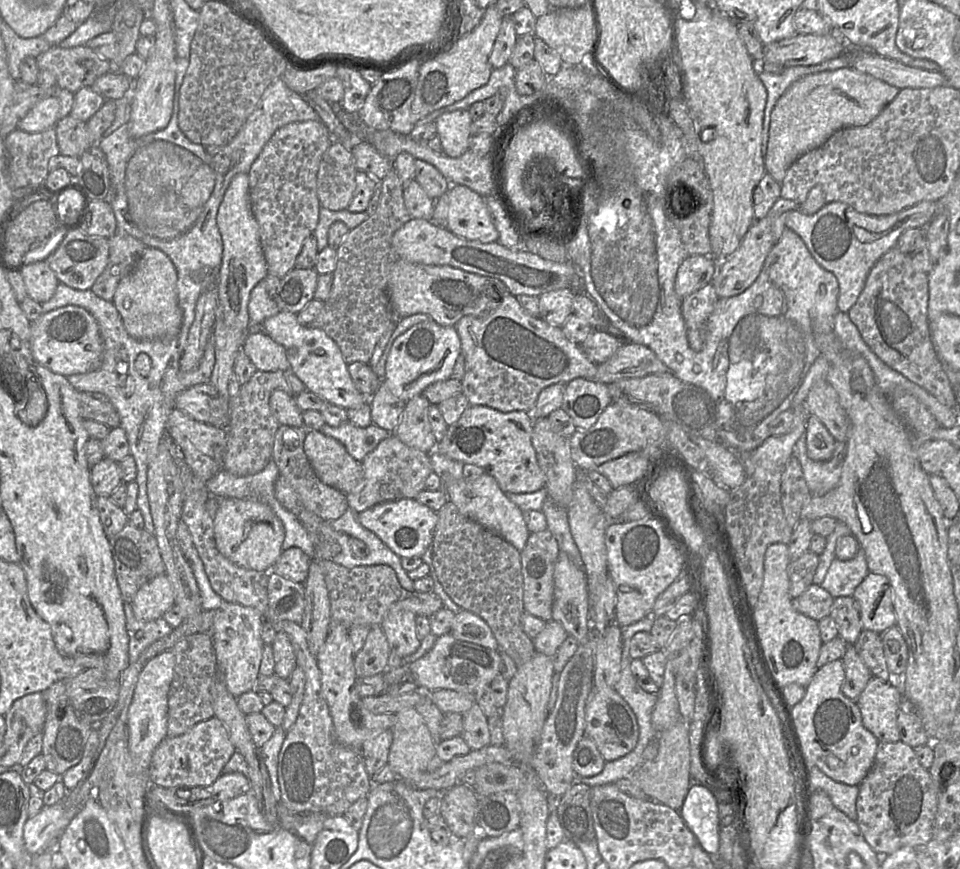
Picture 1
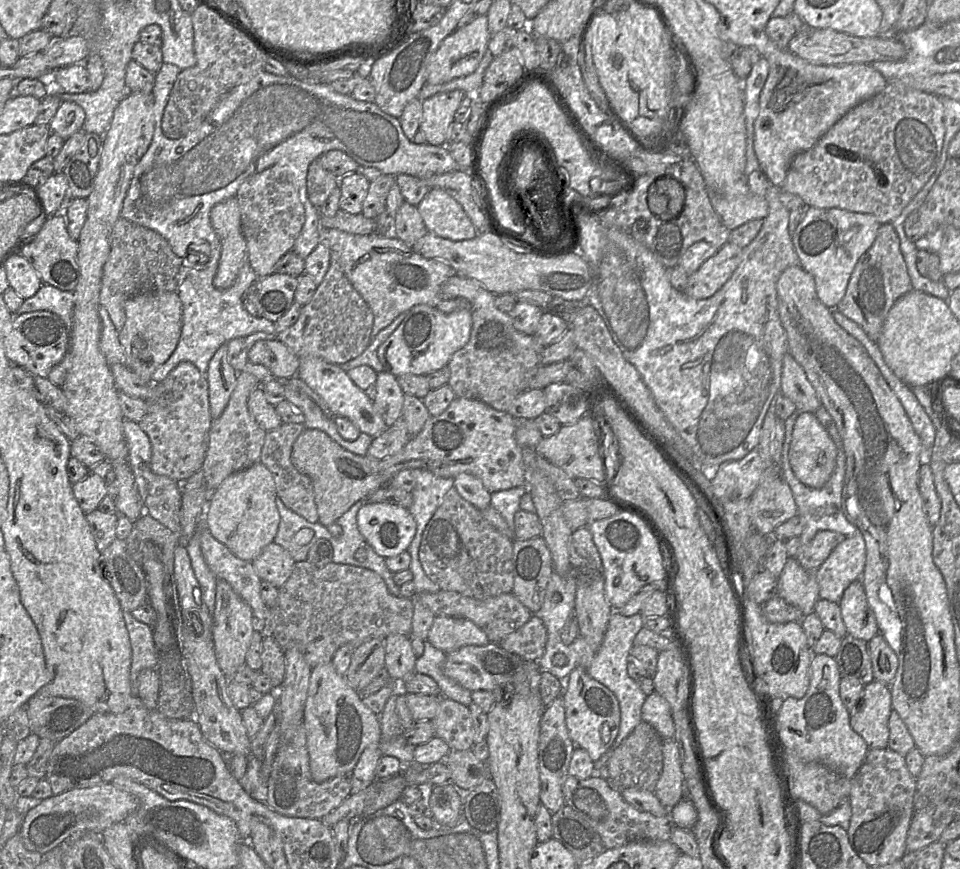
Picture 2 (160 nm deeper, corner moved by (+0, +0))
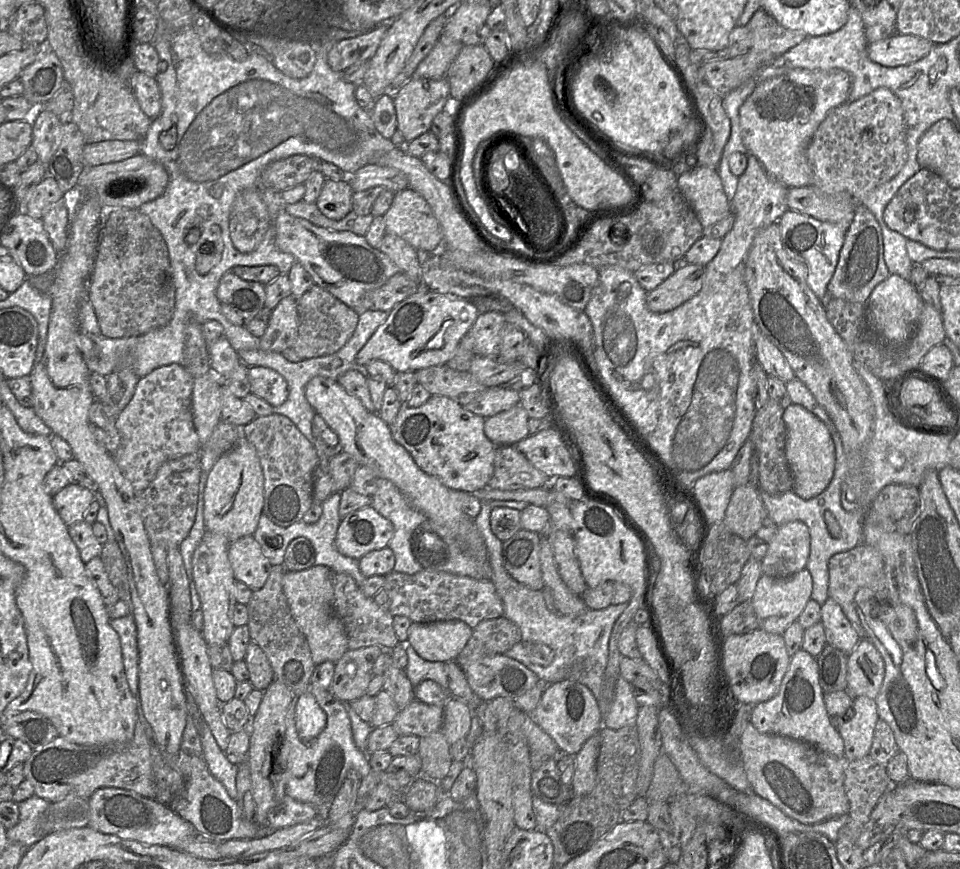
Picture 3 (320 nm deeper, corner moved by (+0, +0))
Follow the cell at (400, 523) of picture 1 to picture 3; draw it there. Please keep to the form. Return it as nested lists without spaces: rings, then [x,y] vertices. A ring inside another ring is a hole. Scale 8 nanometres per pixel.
[[[365,506],[341,519],[336,534],[335,546],[341,554],[358,560],[371,551],[386,548],[393,534],[394,527],[392,523],[371,506]]]

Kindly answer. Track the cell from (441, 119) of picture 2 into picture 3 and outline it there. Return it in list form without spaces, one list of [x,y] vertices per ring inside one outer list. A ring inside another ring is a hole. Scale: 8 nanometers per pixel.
[[[411,77],[393,91],[397,129],[406,143],[430,130],[434,117],[450,99],[446,78]]]

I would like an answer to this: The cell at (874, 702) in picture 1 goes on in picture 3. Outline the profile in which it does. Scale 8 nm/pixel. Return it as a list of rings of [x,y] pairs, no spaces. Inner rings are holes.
[[[867,696],[853,698],[852,707],[844,717],[838,732],[844,741],[844,758],[850,762],[861,759],[870,752],[879,719],[876,699]]]

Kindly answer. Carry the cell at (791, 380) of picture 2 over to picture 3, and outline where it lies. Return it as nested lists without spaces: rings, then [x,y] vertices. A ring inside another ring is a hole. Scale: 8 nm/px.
[[[757,325],[755,334],[755,358],[767,375],[779,378],[784,383],[796,377],[784,355],[757,329]]]

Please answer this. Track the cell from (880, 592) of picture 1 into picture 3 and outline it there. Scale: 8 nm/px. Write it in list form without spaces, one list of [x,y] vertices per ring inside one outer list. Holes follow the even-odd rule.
[[[829,598],[821,606],[821,623],[826,643],[850,654],[861,639],[859,633],[845,616],[840,605]]]

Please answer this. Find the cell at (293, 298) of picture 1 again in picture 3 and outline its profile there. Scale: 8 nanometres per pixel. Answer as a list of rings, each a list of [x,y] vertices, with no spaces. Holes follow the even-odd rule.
[[[227,272],[219,281],[216,296],[248,323],[265,308],[265,285],[246,281]]]

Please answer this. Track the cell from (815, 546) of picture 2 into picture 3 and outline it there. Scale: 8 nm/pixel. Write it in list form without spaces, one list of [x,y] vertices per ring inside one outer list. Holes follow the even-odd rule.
[[[802,521],[778,525],[768,550],[761,559],[762,574],[786,578],[804,569],[810,553],[810,533]]]

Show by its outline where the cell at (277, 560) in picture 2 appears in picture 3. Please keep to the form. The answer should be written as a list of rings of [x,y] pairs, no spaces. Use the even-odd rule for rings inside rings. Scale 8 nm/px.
[[[252,535],[230,542],[227,553],[237,581],[246,584],[252,591],[265,585],[273,566]]]

